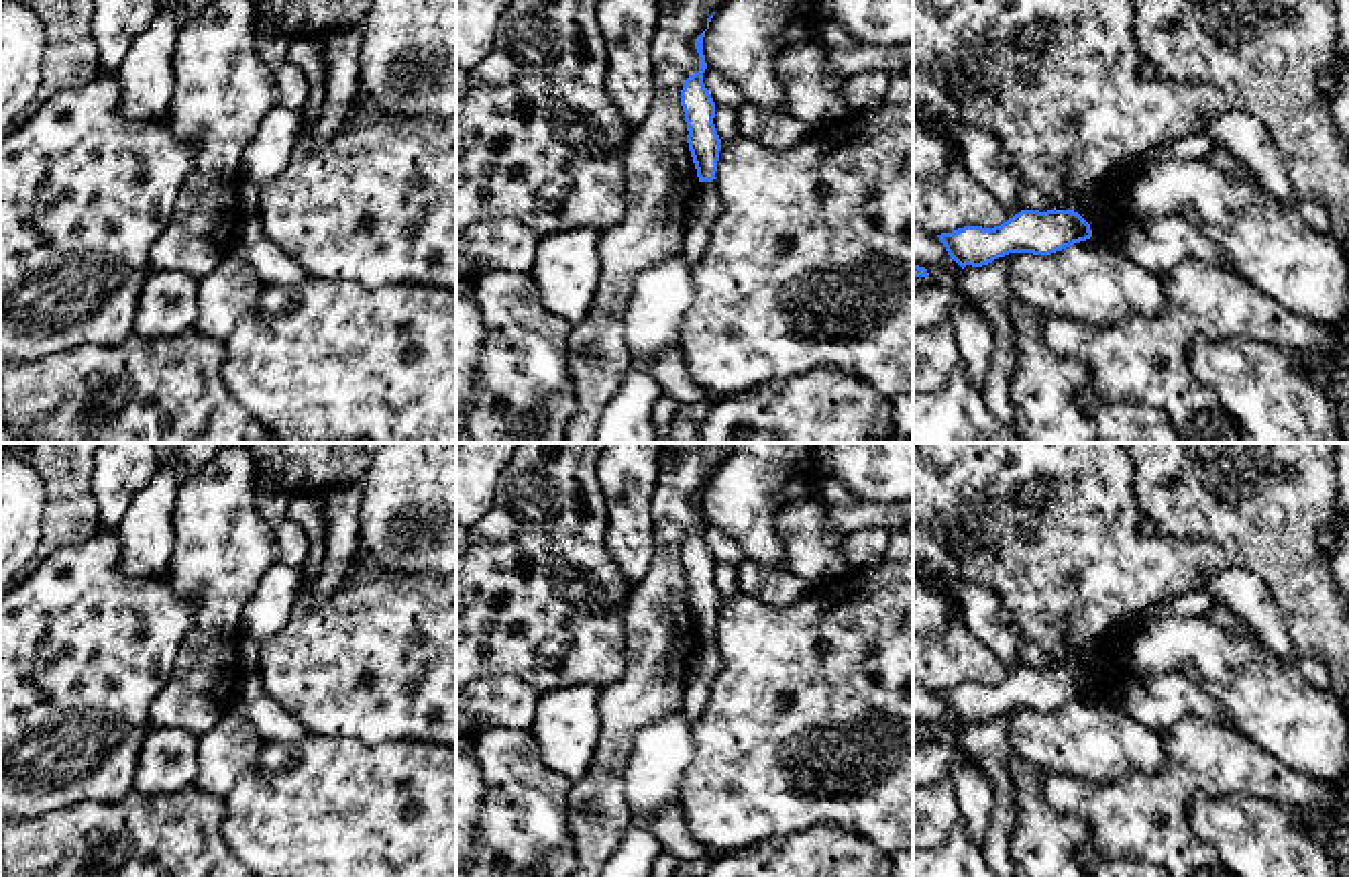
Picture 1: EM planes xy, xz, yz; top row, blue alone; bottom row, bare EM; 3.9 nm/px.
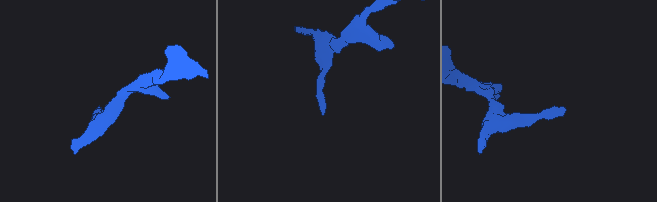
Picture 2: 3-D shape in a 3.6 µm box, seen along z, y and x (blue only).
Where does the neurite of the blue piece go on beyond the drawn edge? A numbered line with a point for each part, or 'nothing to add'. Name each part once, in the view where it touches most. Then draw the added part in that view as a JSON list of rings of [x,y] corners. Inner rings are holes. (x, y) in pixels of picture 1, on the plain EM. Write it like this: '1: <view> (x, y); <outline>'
nothing to add

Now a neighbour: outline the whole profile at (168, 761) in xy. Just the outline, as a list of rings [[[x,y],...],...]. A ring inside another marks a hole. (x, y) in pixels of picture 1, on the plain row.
[[[151,728],[139,753],[134,791],[175,793],[196,783],[198,736],[181,728]]]

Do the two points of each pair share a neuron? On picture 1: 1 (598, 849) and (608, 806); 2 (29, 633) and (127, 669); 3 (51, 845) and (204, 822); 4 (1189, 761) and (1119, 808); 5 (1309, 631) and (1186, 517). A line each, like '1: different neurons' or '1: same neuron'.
1: same neuron
2: same neuron
3: same neuron
4: same neuron
5: same neuron

